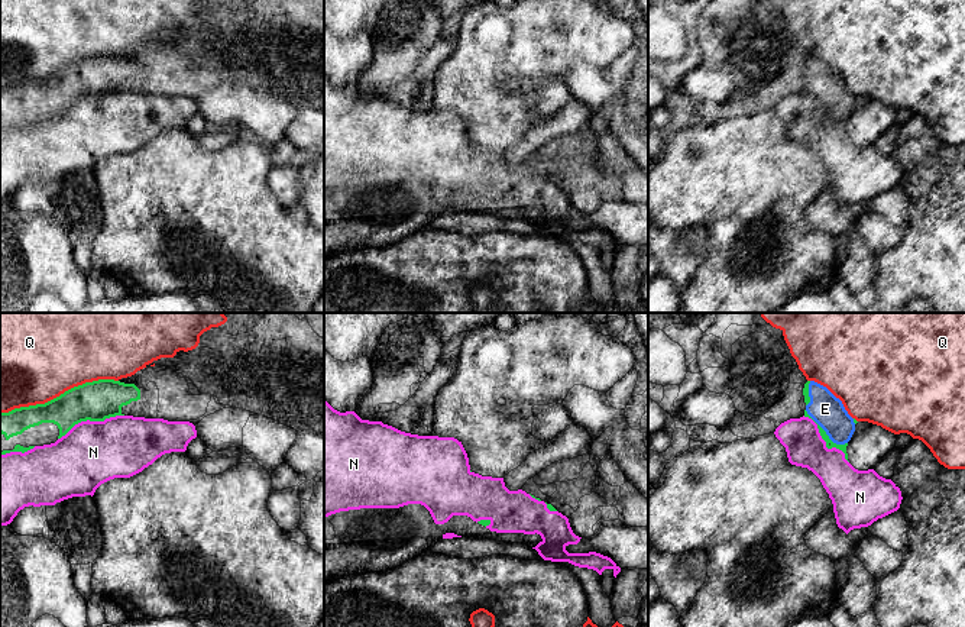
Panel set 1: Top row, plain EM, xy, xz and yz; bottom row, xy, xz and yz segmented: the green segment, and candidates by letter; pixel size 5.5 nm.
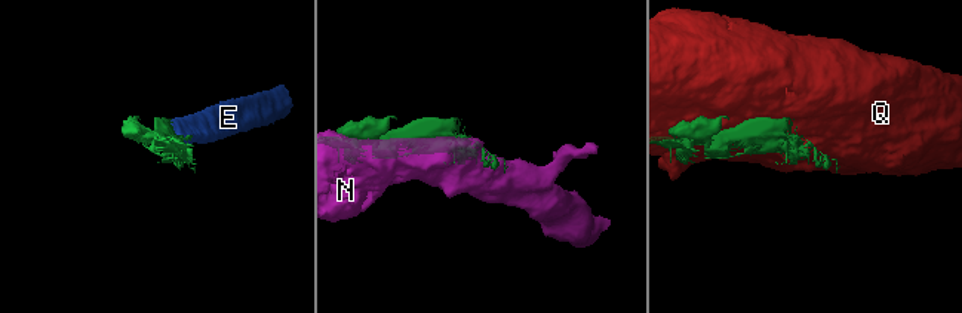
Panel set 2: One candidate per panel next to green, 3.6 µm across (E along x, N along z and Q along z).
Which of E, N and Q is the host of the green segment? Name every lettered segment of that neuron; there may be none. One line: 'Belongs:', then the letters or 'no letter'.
Belongs: E

